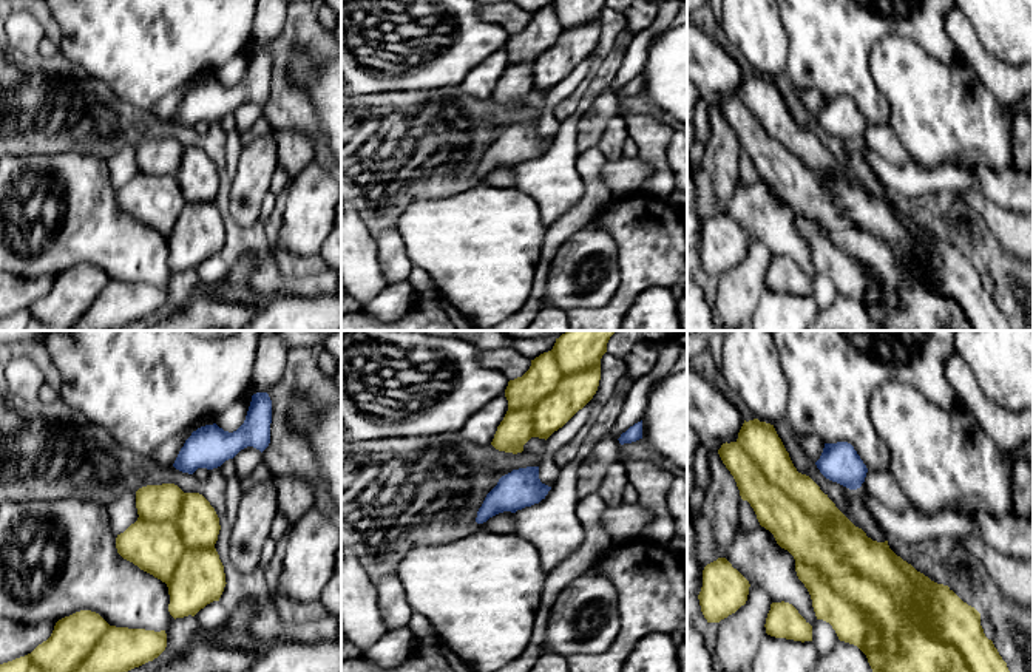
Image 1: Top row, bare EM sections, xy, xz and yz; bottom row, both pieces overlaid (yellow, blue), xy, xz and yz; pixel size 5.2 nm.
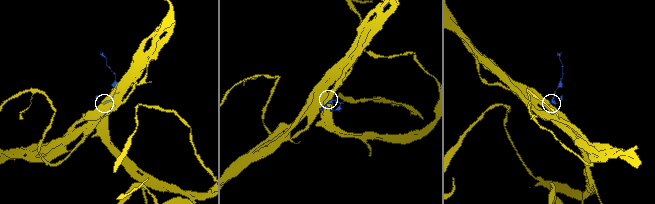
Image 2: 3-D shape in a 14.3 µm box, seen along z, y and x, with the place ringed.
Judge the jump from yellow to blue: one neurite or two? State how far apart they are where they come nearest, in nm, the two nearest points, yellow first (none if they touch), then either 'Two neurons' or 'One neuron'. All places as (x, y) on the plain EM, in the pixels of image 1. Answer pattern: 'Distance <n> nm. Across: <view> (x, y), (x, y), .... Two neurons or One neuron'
Distance 60 nm. Across: yz (811, 133), (820, 125). Two neurons

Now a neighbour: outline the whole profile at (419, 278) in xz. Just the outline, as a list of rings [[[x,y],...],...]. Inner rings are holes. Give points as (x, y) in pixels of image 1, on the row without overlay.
[[[412,267],[408,281],[417,292],[417,297],[422,297],[434,290],[432,278],[422,267]]]

